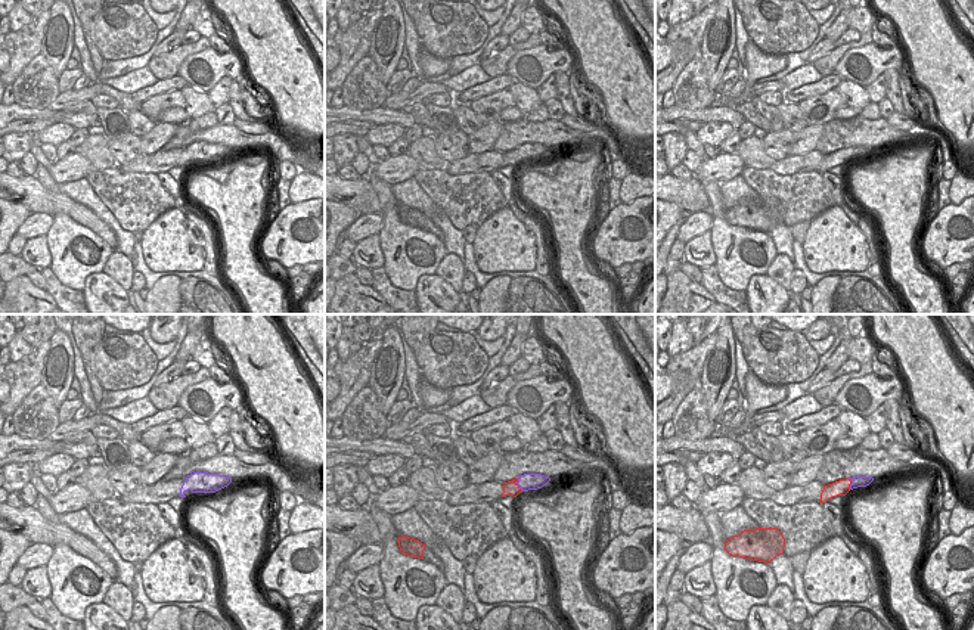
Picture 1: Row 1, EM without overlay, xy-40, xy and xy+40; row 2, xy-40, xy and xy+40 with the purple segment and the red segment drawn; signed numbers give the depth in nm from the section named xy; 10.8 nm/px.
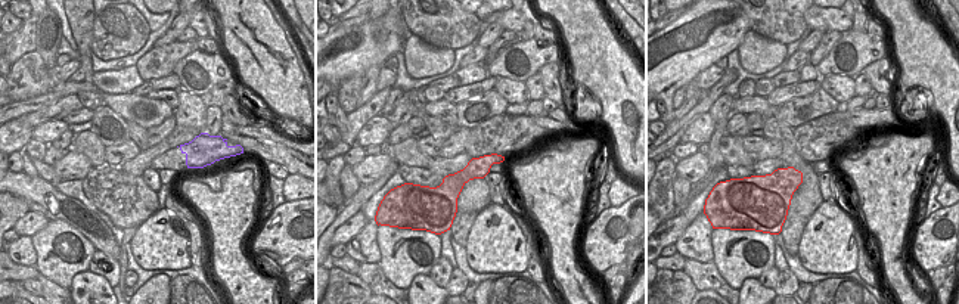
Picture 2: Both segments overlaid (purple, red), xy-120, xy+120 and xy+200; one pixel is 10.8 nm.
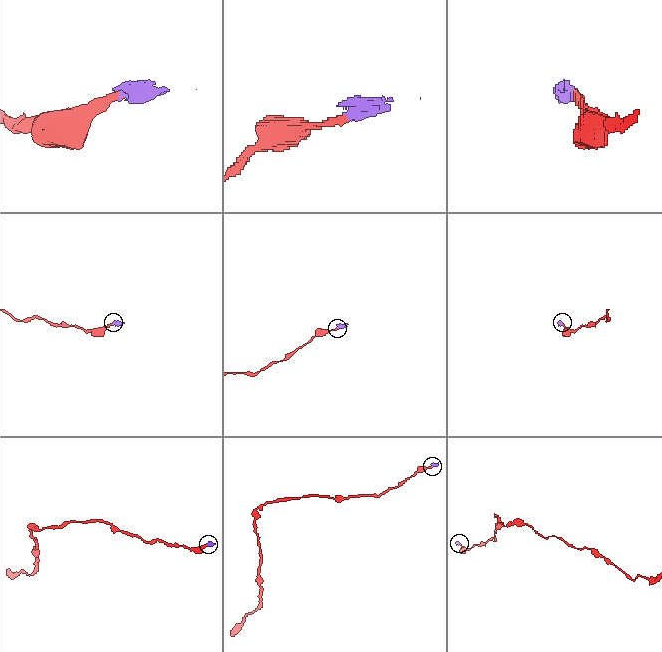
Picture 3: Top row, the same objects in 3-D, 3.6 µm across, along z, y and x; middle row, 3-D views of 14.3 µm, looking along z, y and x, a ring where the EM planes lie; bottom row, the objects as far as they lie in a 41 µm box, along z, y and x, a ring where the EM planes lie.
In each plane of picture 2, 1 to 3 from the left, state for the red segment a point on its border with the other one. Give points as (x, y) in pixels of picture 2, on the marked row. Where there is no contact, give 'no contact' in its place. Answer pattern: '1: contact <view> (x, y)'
1: no contact
2: no contact
3: no contact

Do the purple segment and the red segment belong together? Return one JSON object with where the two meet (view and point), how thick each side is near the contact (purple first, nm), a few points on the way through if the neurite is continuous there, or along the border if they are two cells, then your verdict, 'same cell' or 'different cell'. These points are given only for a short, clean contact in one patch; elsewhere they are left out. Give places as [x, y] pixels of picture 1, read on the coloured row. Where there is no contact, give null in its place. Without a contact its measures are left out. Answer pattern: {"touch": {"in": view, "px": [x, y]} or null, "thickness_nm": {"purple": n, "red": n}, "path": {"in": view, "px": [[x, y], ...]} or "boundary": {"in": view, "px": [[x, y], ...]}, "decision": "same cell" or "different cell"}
{"touch": {"in": "xy", "px": [517, 483]}, "thickness_nm": {"purple": 190, "red": 160}, "decision": "same cell"}

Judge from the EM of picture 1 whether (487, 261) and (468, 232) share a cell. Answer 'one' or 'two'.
two

